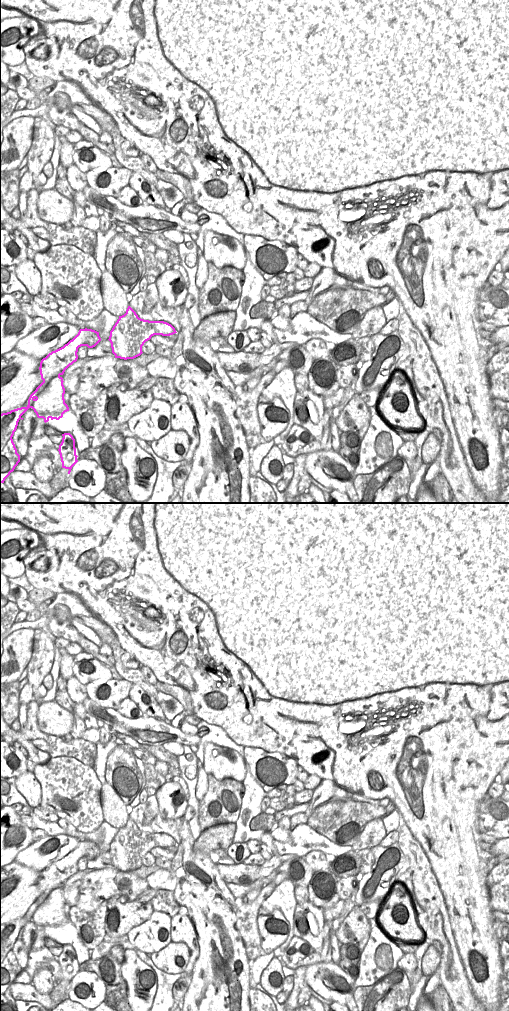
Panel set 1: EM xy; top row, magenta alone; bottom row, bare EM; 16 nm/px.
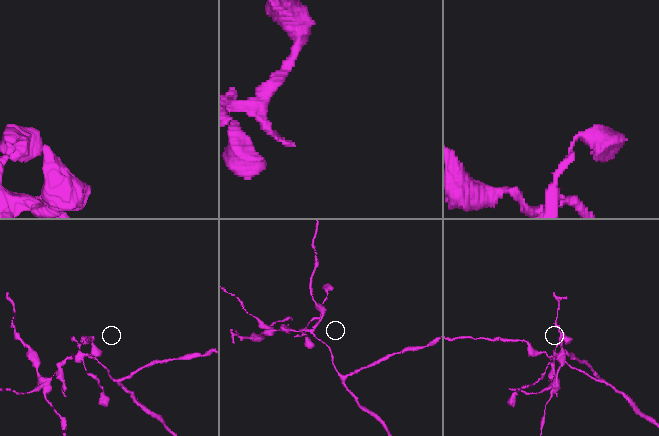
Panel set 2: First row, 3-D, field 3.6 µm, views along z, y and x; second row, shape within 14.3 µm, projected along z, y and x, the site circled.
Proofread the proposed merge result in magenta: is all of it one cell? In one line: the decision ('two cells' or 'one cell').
two cells

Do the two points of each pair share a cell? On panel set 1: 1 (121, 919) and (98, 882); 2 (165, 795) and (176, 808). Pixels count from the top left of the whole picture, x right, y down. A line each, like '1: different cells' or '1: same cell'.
1: different cells
2: same cell

